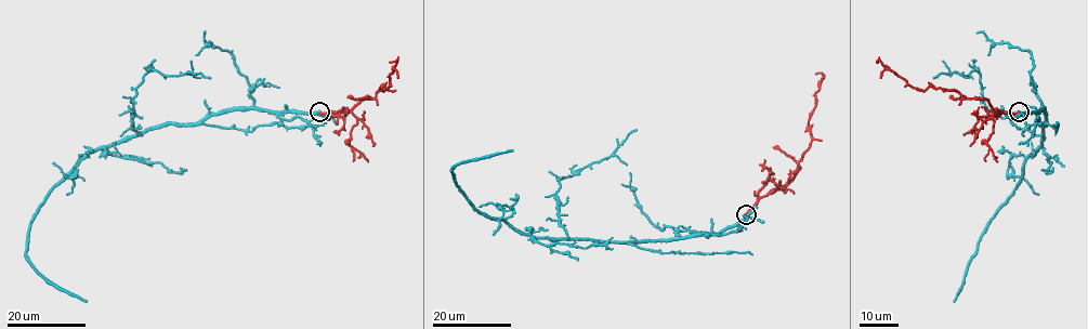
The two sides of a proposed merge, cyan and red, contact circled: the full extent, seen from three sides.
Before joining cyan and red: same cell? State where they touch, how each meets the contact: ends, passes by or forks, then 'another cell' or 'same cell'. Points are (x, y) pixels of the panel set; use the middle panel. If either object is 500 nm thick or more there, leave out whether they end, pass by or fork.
(746, 214) | cyan ends | red ends | another cell

